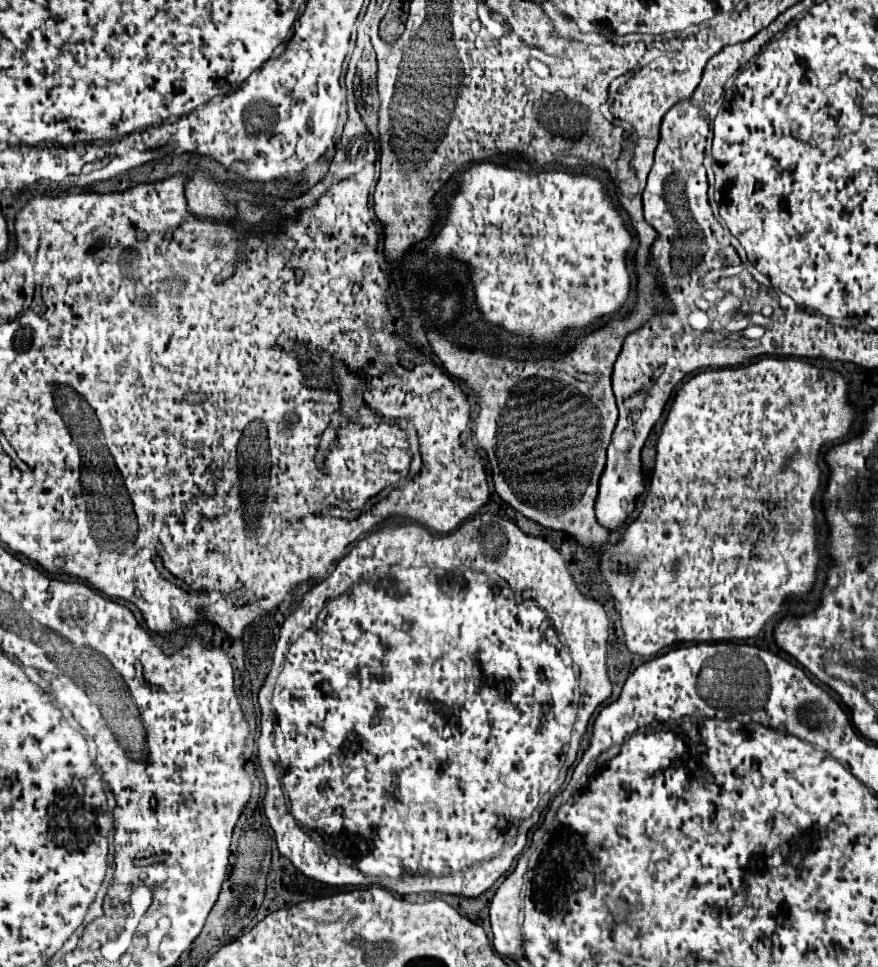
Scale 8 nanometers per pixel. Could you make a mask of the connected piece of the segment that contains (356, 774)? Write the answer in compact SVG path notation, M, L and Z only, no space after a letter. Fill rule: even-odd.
M477 513L447 535L427 533L427 529L413 519L407 519L407 523L387 519L381 529L355 543L327 579L315 583L303 595L281 627L271 671L259 689L261 735L257 739L257 759L267 783L263 811L275 831L279 853L309 879L337 887L379 885L399 895L441 893L463 897L479 897L491 889L511 867L513 859L523 853L528 832L539 822L555 788L560 790L568 769L576 760L591 715L611 697L611 681L605 665L607 627L609 621L603 605L579 591L563 555L543 537L523 533L507 517ZM431 551L451 551L451 567L443 567L439 559L431 559Z

